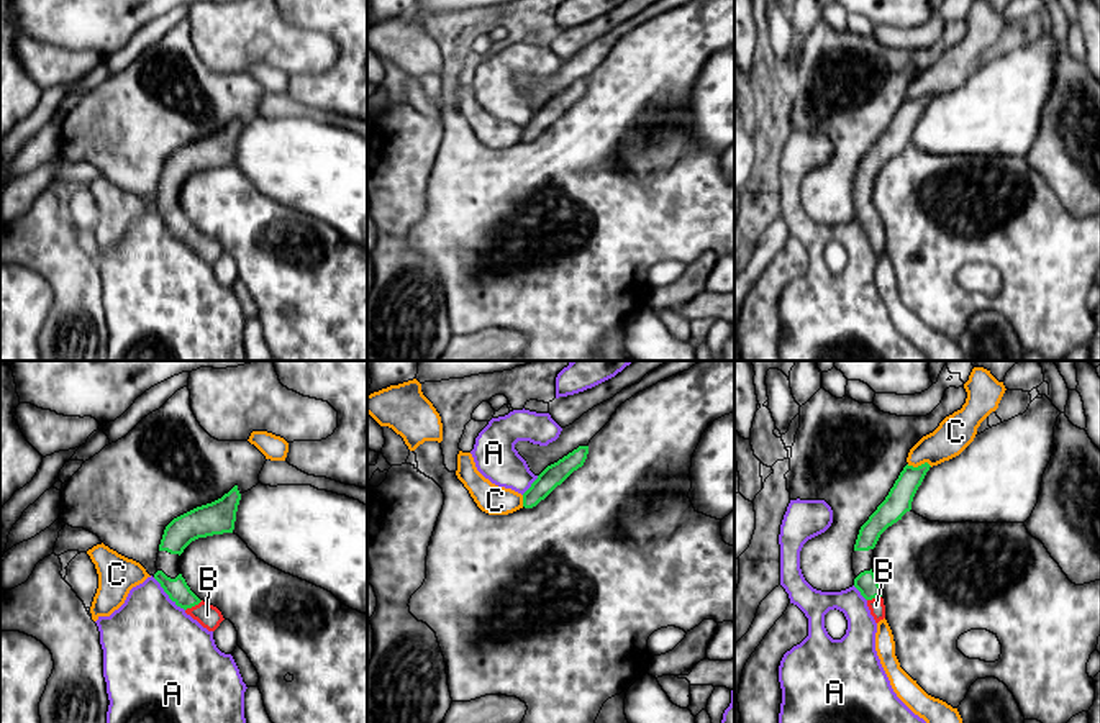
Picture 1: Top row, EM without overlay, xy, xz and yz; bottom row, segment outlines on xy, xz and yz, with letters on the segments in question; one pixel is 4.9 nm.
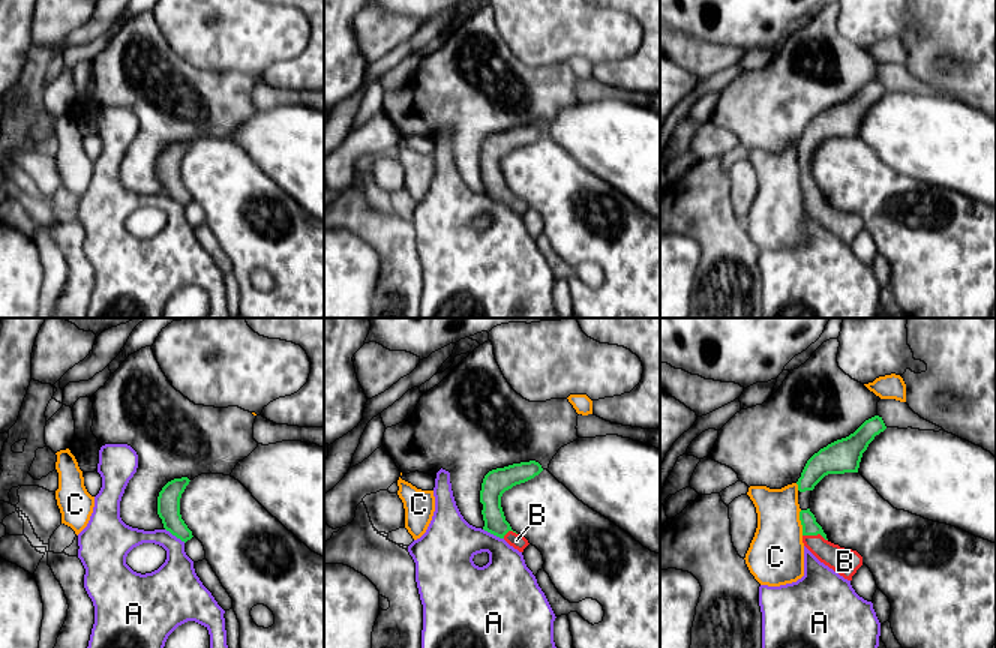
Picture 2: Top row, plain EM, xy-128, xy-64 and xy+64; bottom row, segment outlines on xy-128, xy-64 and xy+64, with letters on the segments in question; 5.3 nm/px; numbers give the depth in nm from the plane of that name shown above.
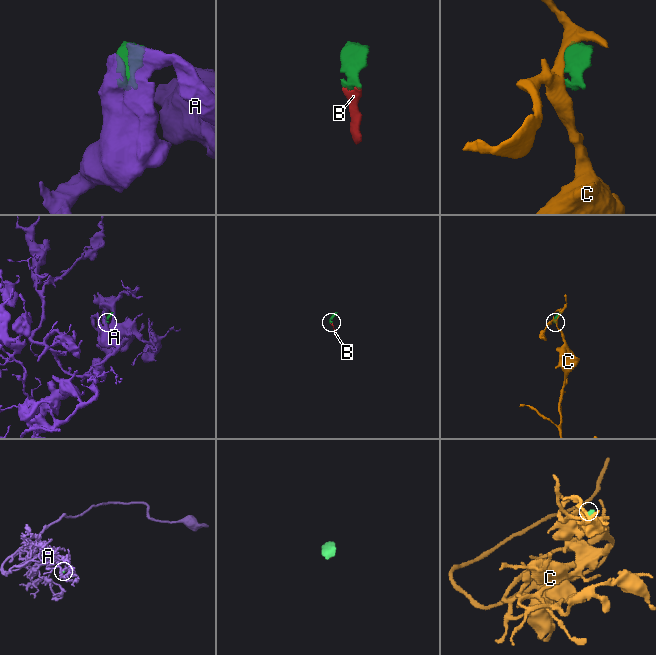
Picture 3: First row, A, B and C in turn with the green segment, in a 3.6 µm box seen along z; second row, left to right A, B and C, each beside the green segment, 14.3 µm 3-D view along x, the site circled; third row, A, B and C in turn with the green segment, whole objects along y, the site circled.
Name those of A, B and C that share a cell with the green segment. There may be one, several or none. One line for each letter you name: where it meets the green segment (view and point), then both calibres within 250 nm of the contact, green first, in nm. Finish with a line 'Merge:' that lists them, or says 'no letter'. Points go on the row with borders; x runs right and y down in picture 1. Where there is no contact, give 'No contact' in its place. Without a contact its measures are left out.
B: Touches green at xy (194, 605). Thickness 110 nm (green) against 110 nm
Merge: B

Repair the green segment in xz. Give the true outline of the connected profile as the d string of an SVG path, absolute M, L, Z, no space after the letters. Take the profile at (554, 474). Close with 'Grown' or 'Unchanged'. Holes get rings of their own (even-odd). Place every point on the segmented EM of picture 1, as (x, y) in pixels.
M579 446L557 462L548 466L523 493L523 507L533 508L561 485L574 471L584 466L589 446Z. Unchanged

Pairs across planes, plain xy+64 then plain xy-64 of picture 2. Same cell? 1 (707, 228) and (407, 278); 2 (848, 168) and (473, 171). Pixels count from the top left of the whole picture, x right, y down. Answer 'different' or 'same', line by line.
1: same
2: different

